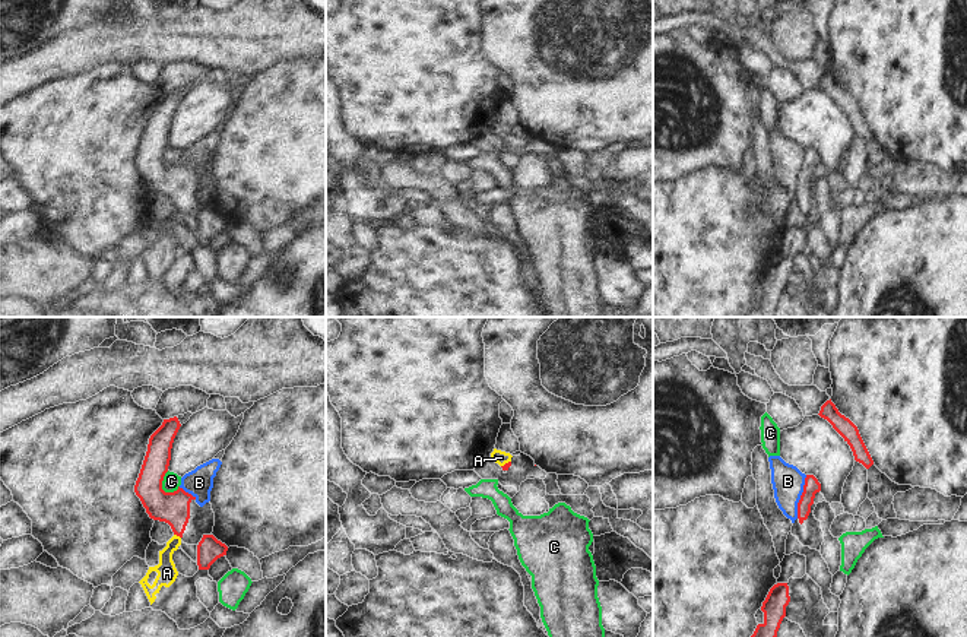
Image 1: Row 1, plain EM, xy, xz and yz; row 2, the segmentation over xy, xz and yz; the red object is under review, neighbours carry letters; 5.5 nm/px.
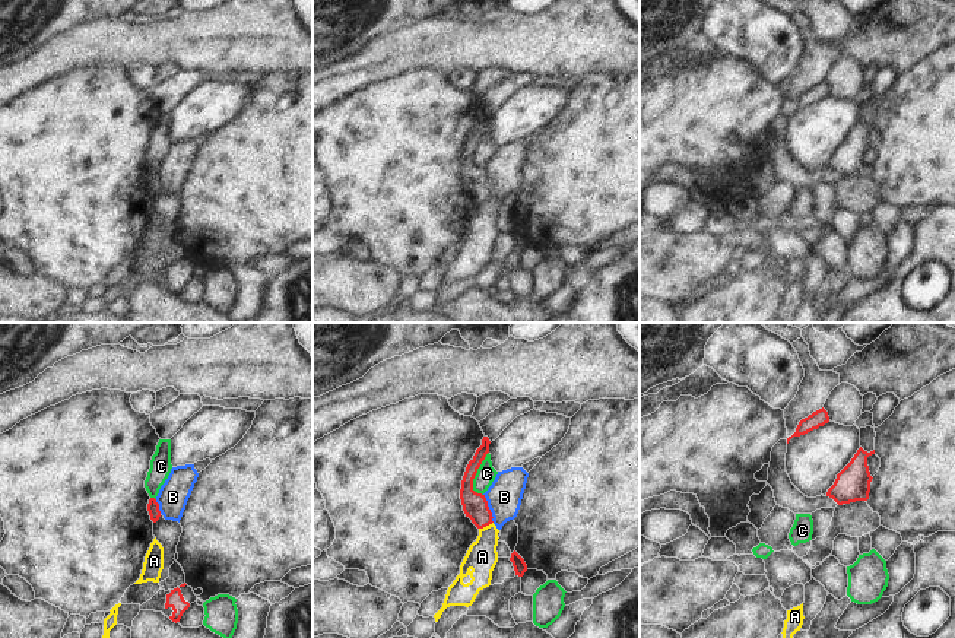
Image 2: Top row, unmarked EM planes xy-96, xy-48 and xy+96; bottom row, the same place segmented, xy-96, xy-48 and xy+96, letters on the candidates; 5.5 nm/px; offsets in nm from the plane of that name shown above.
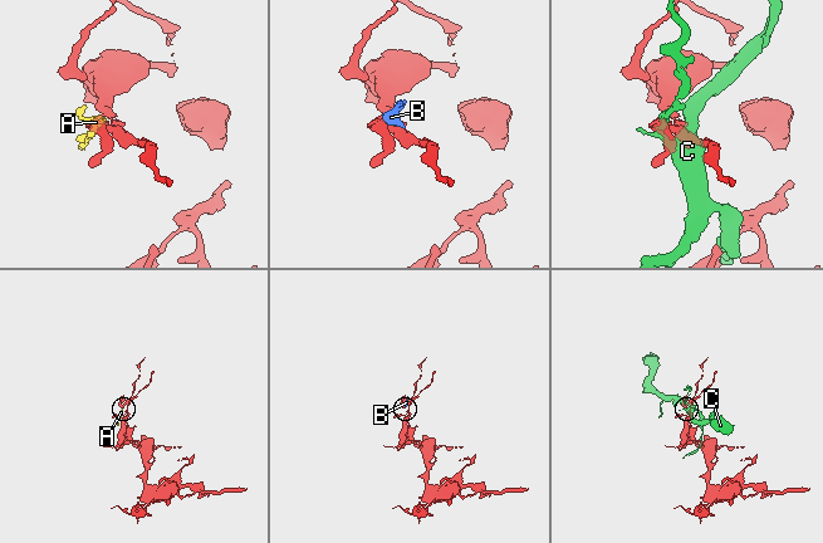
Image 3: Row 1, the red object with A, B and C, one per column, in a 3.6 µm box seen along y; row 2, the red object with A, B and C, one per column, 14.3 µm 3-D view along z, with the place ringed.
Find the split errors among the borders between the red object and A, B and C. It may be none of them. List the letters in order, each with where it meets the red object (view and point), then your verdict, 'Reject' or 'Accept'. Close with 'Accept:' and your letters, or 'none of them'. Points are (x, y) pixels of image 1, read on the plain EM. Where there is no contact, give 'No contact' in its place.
A: Touches red at xy (177, 208). Reject
B: Touches red at yz (801, 170). Reject
C: Touches red at xy (161, 158). Reject
Accept: none of them.

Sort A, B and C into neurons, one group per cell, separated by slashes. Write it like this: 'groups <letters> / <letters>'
groups A B / C

